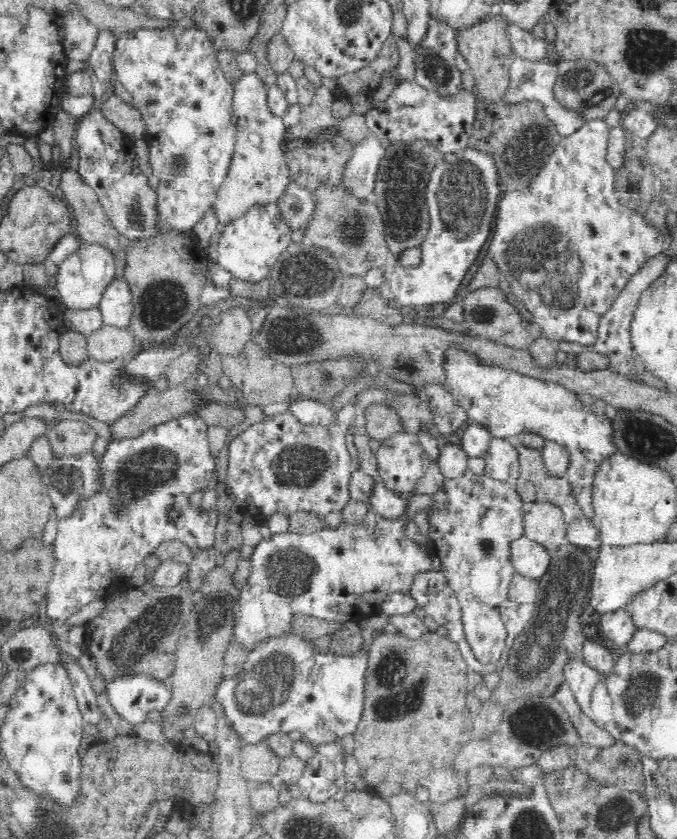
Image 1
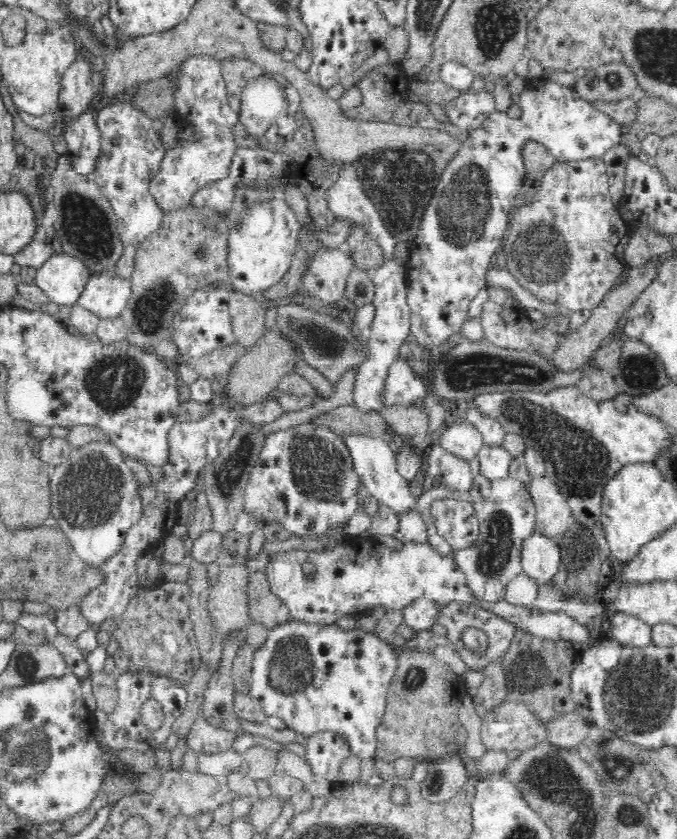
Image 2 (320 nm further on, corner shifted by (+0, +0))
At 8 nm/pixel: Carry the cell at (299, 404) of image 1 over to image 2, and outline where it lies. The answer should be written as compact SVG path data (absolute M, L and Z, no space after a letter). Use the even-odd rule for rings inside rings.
M357 435L340 437L350 453L353 469L360 475L368 495L390 506L396 514L415 509L416 498L410 493L409 482L395 469L395 451L392 443L382 438L373 440Z

